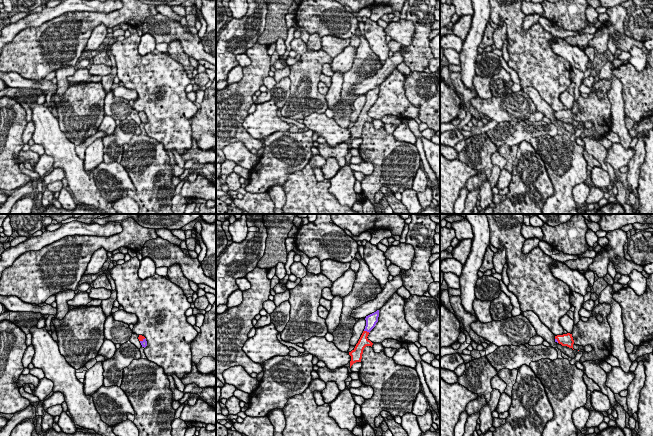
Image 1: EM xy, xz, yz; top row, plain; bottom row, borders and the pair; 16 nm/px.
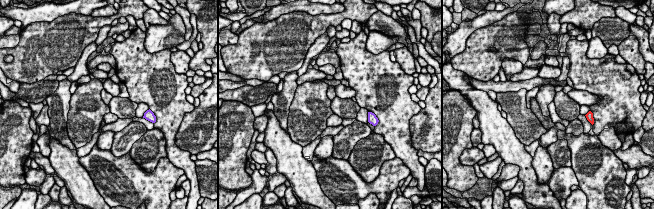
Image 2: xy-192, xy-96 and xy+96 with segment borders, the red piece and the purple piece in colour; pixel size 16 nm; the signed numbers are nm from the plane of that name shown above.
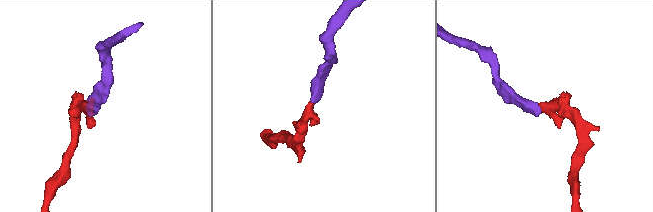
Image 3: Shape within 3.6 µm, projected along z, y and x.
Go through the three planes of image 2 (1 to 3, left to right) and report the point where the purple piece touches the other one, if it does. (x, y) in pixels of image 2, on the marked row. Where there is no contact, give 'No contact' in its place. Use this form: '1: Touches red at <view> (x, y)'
1: No contact
2: No contact
3: No contact

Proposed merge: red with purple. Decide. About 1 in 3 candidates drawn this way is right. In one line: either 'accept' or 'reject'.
accept

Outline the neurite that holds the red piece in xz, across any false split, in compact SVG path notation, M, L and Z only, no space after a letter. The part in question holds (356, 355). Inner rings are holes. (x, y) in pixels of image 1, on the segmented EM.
M379 310L366 316L365 329L355 348L351 352L349 352L349 355L351 356L350 368L354 363L361 362L363 350L366 346L372 347L373 343L367 337L370 331L375 327L376 323L378 322L378 317L379 317Z

